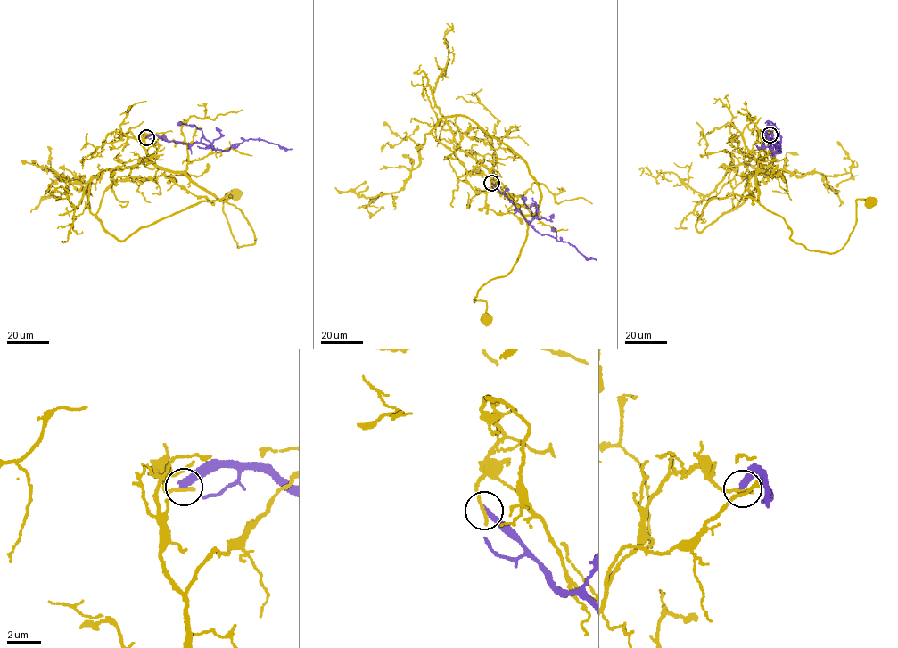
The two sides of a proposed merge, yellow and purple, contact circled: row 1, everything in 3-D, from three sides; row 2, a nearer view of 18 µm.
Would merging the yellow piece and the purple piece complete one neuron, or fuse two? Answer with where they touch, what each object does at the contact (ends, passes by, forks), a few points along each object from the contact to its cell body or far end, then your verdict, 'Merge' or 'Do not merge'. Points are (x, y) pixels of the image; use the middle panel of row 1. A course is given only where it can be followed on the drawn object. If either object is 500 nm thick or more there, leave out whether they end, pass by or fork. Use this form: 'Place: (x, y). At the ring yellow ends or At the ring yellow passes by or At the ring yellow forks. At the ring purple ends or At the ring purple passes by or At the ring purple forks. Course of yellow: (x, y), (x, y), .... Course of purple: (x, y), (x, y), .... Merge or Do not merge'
Place: (491, 183). At the ring yellow ends. At the ring purple ends. Course of yellow: (492, 183), (490, 168), (527, 227), (512, 270), (474, 299), (486, 303), (485, 318). Course of purple: (492, 183), (512, 201), (536, 231), (568, 242), (585, 257), (596, 260). Do not merge

